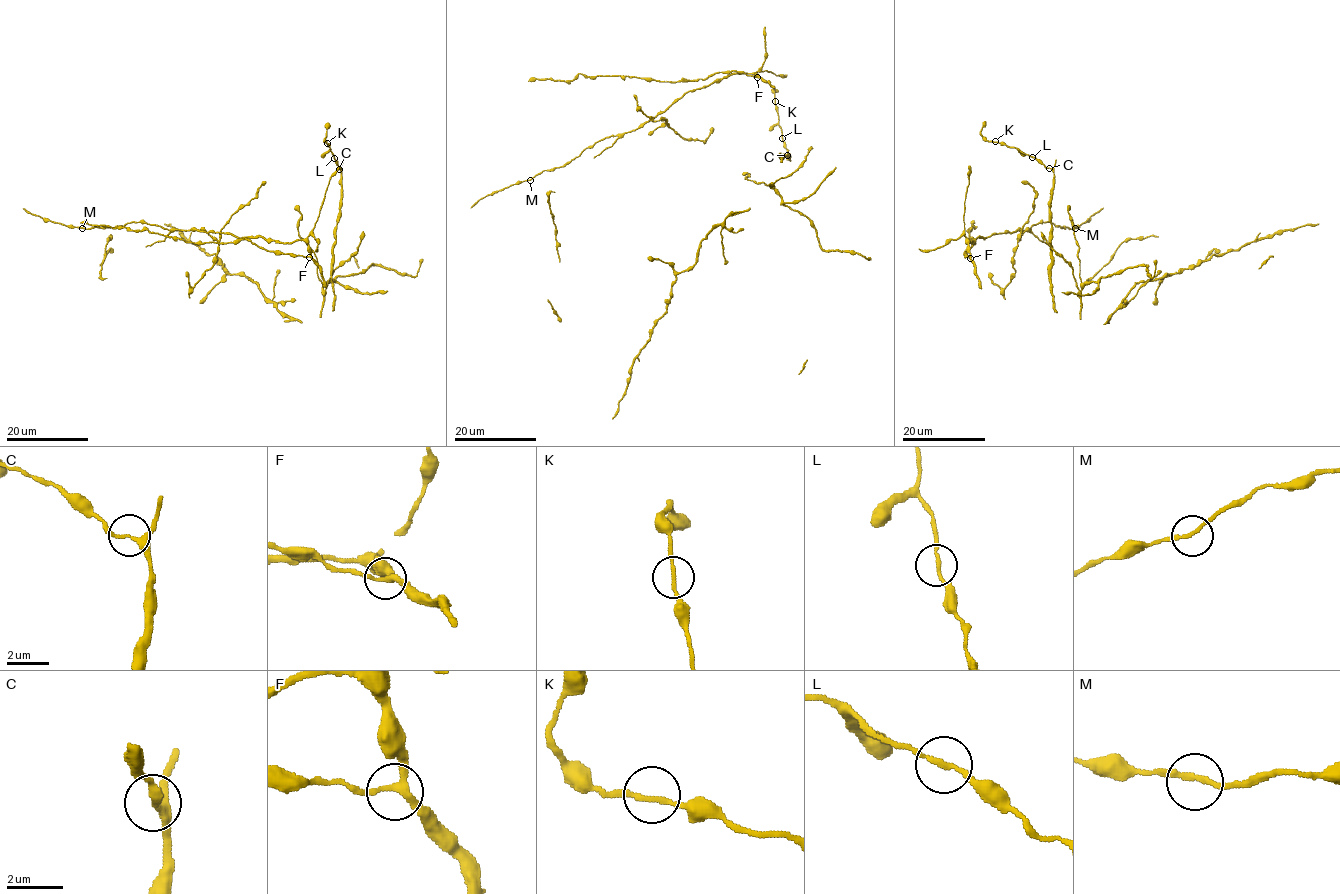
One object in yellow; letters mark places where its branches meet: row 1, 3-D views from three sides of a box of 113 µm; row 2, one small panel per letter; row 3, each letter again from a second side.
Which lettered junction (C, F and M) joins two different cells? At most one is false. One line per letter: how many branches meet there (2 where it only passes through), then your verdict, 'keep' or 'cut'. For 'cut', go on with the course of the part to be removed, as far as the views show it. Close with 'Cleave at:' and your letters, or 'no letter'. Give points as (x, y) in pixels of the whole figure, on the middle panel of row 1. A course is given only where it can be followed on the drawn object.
C: 3 | keep
F: 3 | keep
M: 2 | keep
Cleave at: no letter

